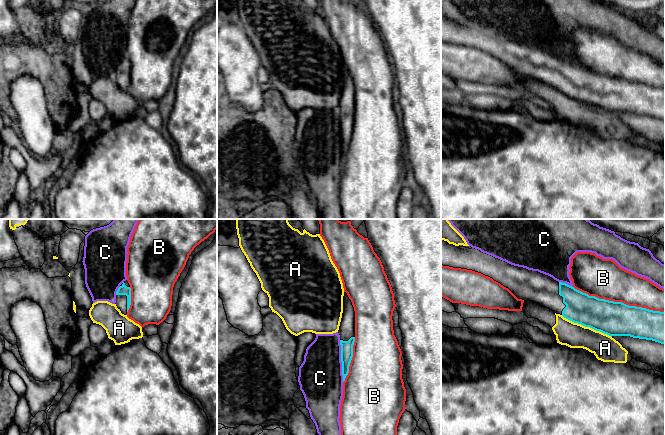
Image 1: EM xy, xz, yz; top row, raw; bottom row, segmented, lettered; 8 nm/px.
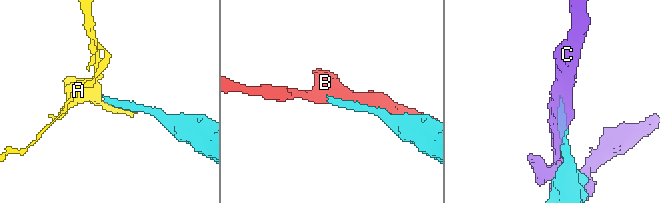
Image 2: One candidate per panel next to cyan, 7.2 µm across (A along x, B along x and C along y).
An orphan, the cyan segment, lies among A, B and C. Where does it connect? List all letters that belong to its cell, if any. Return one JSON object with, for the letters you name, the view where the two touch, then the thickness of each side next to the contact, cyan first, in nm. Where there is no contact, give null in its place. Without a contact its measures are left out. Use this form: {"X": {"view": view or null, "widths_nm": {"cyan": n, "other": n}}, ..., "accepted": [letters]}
{"accepted": []}

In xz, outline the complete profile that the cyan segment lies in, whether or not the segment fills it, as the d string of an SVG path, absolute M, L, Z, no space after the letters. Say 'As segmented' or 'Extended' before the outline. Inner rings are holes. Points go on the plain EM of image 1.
Extended. M346 68L343 72L343 89L338 109L340 111L343 158L349 149L355 118L355 87Z

